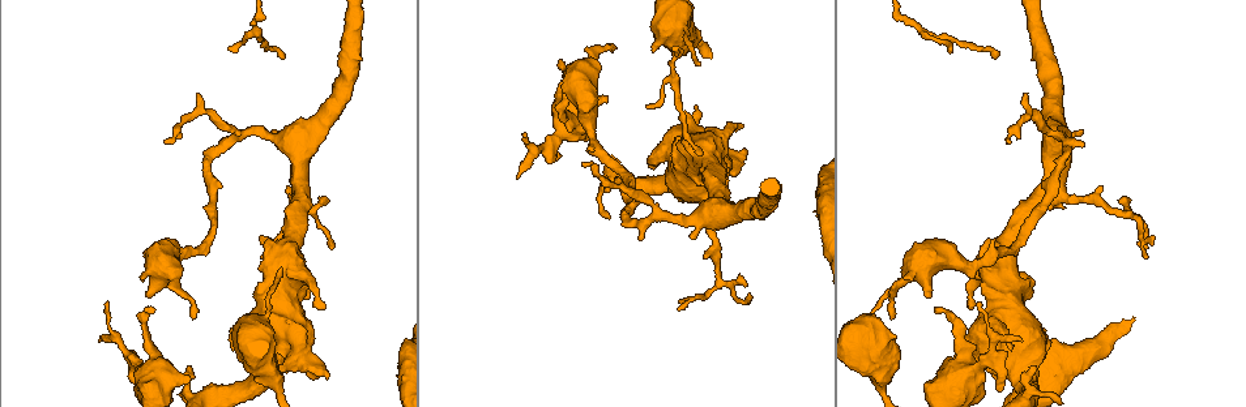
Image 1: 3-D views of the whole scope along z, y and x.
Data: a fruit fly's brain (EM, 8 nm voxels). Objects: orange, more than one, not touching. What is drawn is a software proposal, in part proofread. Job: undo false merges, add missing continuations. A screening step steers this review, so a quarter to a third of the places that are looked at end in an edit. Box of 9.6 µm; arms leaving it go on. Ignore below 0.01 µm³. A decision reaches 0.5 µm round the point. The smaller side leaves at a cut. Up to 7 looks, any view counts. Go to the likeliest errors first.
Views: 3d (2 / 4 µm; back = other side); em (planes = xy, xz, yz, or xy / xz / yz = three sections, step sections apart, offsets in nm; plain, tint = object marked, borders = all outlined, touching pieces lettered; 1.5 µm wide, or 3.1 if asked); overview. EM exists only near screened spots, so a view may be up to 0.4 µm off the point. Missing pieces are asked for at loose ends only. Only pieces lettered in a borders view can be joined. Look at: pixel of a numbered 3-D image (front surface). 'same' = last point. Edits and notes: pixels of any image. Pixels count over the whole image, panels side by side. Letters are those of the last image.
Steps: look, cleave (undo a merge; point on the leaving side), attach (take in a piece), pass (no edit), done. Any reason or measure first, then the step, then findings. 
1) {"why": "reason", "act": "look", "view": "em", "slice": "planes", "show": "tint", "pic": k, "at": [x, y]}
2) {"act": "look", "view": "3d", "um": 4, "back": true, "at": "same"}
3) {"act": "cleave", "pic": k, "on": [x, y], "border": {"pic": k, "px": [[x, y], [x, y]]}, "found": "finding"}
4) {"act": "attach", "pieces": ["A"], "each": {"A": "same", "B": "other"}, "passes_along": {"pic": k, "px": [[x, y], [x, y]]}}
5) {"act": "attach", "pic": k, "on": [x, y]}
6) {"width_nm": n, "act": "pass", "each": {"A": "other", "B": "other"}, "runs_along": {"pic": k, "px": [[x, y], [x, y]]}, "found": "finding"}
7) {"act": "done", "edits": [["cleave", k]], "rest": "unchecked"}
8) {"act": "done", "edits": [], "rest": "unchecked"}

{"why": "branch stops here", "act": "look", "view": "3d", "um": 4, "pic": 1, "at": [692, 237]}

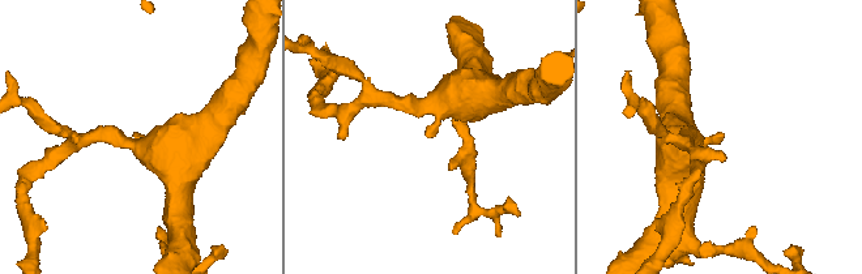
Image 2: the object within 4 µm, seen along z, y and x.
{"why": "now the EM", "act": "look", "view": "em", "slice": "xz", "step": 4, "show": "tint", "pic": 2, "at": [135, 133]}

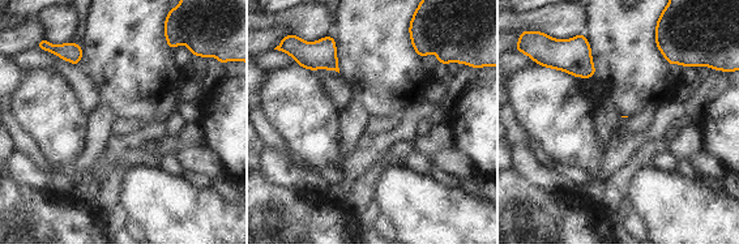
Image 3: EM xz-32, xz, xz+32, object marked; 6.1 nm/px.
{"why": "another direction", "act": "look", "view": "em", "slice": "planes", "show": "borders", "at": "same"}

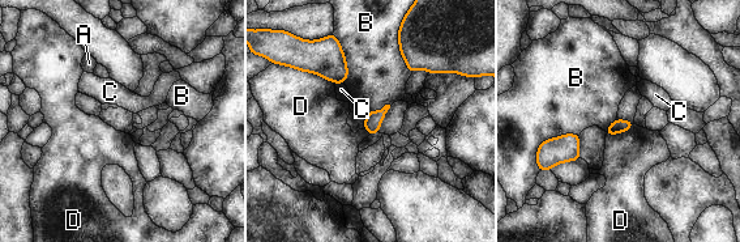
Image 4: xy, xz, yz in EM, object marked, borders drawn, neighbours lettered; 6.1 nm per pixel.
{"act": "pass", "each": {"A": "other", "B": "other", "C": "other", "D": "other"}, "border": {"pic": 4, "px": [[578, 134], [547, 138], [535, 152]]}, "found": "no lettered piece goes on from it"}

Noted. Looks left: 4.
{"why": "calibre changes", "act": "look", "view": "em", "slice": "planes", "show": "tint", "pic": 1, "at": [687, 30]}

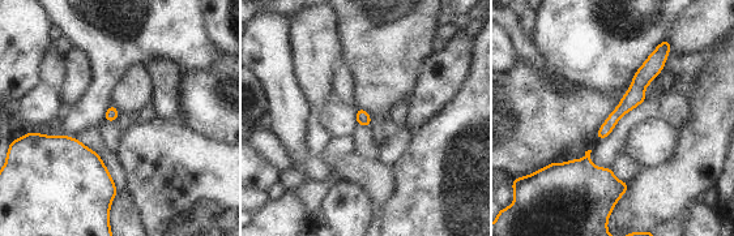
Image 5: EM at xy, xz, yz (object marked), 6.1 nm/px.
{"why": "what lies round it", "act": "look", "view": "em", "slice": "planes", "show": "borders", "at": "same"}

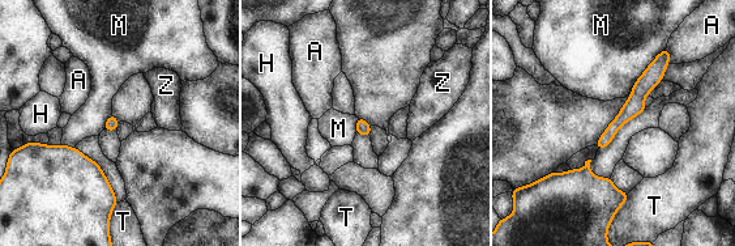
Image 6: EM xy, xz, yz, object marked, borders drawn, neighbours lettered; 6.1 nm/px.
{"act": "pass", "each": {"A": "other", "H": "other", "M": "other", "T": "other", "Z": "other"}, "border": {"pic": 6, "px": [[665, 49], [632, 85]]}, "found": "continuous, no second cell"}

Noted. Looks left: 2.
{"why": "an open end", "act": "look", "view": "em", "slice": "planes", "show": "borders", "pic": 1, "at": [522, 137]}

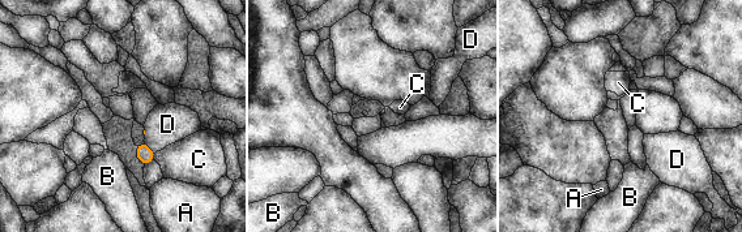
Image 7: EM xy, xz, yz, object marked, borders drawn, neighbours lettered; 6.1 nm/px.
{"width_nm": 100, "act": "pass", "each": {"A": "other", "B": "other", "C": "other", "D": "other"}, "found": "no lettered piece goes on from it"}

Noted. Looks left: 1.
{"act": "done", "edits": [], "rest": "unchecked"}

